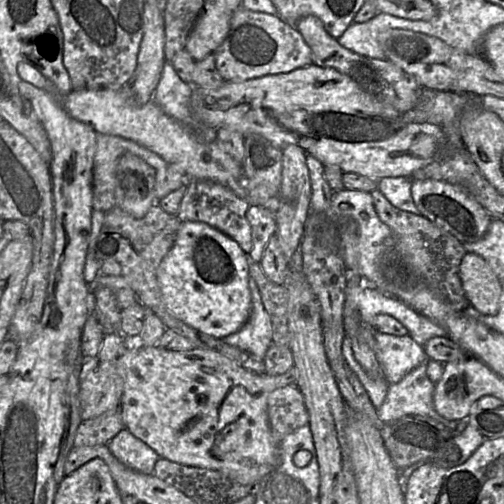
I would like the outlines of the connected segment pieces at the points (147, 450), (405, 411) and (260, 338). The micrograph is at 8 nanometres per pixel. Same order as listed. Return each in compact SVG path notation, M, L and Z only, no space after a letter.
M129 430L120 431L107 443L112 454L127 467L144 473L153 473L159 454Z
M428 362L407 373L398 383L390 384L383 404L376 409L377 418L384 424L403 416L421 415L434 419L449 427L457 421L440 416L433 405L435 384L427 377Z
M251 276L248 285L252 302L250 317L239 331L223 338L223 341L264 359L272 342L272 325L259 289Z

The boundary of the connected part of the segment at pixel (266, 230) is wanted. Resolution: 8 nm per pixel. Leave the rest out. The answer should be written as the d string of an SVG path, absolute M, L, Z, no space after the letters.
M250 206L246 214L251 226L251 262L260 262L269 239L277 232L276 213L262 206Z

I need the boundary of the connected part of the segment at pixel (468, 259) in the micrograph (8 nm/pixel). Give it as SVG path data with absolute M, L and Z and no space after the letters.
M467 253L461 261L459 276L471 312L496 315L502 288L489 264L481 256Z

